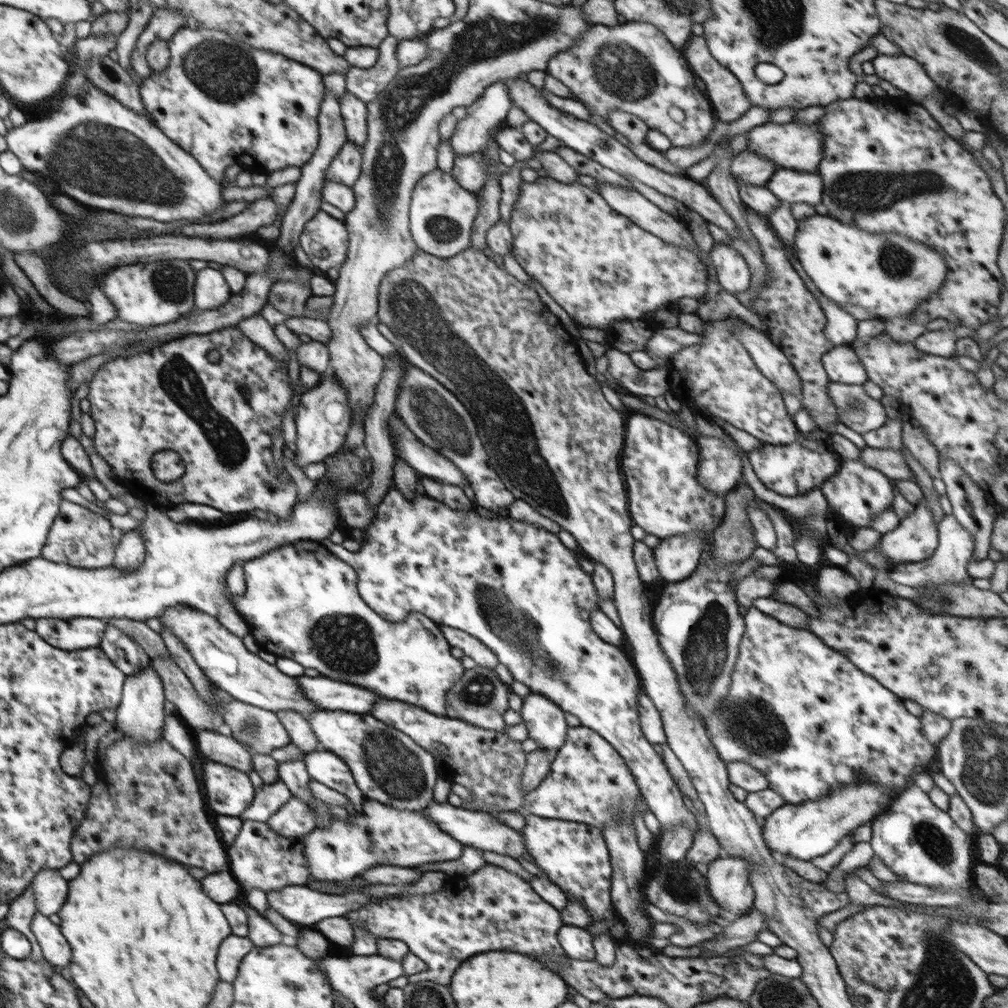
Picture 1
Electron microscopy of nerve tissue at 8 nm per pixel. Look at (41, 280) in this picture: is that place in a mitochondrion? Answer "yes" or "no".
no

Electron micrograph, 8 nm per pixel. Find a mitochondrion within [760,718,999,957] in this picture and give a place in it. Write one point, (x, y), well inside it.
(935, 845)

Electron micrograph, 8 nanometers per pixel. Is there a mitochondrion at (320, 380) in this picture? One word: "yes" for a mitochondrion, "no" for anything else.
no

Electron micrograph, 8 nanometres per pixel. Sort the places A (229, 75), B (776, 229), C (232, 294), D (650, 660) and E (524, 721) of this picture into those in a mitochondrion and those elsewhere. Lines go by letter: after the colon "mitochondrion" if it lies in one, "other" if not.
A: mitochondrion
B: other
C: other
D: other
E: other

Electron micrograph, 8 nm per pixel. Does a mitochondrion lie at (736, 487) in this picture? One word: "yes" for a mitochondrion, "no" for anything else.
no

